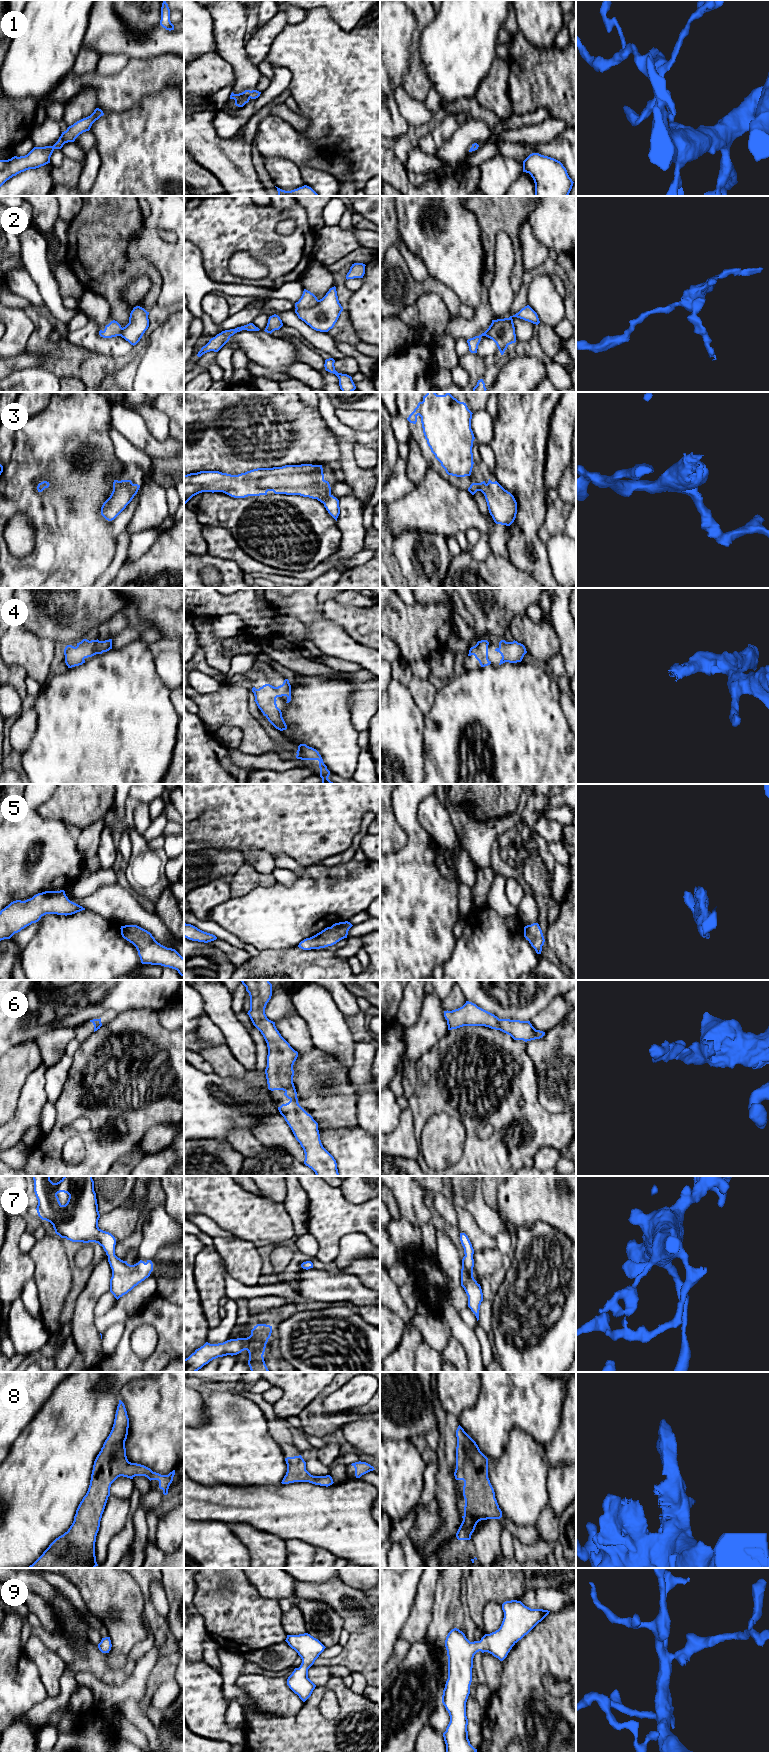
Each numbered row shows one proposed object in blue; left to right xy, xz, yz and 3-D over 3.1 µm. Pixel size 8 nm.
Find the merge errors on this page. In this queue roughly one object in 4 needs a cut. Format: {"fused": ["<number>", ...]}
{"fused": []}

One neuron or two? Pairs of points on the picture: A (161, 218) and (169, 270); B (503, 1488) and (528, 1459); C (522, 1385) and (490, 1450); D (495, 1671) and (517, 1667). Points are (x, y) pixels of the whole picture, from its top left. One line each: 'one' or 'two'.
A: one
B: one
C: one
D: two

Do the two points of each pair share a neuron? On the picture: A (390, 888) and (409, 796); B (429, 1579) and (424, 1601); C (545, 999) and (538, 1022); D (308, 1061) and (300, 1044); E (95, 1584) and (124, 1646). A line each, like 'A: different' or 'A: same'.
A: same
B: same
C: different
D: different
E: same

